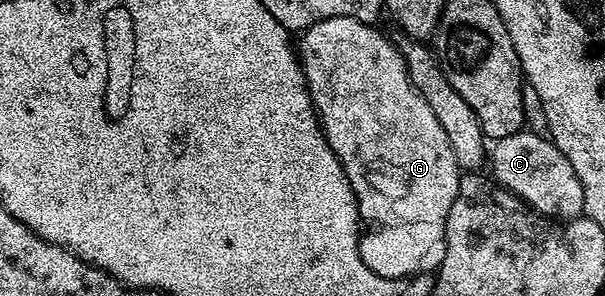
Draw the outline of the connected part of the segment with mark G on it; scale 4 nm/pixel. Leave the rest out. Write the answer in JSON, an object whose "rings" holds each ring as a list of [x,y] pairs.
{"rings":[[[349,16],[321,20],[298,35],[297,53],[299,63],[303,66],[303,75],[307,81],[307,91],[312,104],[315,105],[315,113],[319,116],[319,127],[323,130],[329,148],[333,148],[333,152],[353,188],[355,198],[359,202],[361,260],[373,272],[377,272],[377,276],[410,280],[414,274],[429,274],[438,271],[440,264],[445,260],[445,228],[447,227],[449,208],[453,208],[453,200],[457,196],[461,171],[457,160],[453,160],[453,148],[449,148],[449,139],[445,136],[445,128],[441,128],[441,120],[437,120],[437,116],[433,116],[433,112],[429,108],[429,104],[425,104],[421,92],[417,92],[417,88],[413,88],[398,45],[394,41],[390,42],[381,31],[375,29],[379,28],[370,22],[362,22]]]}

